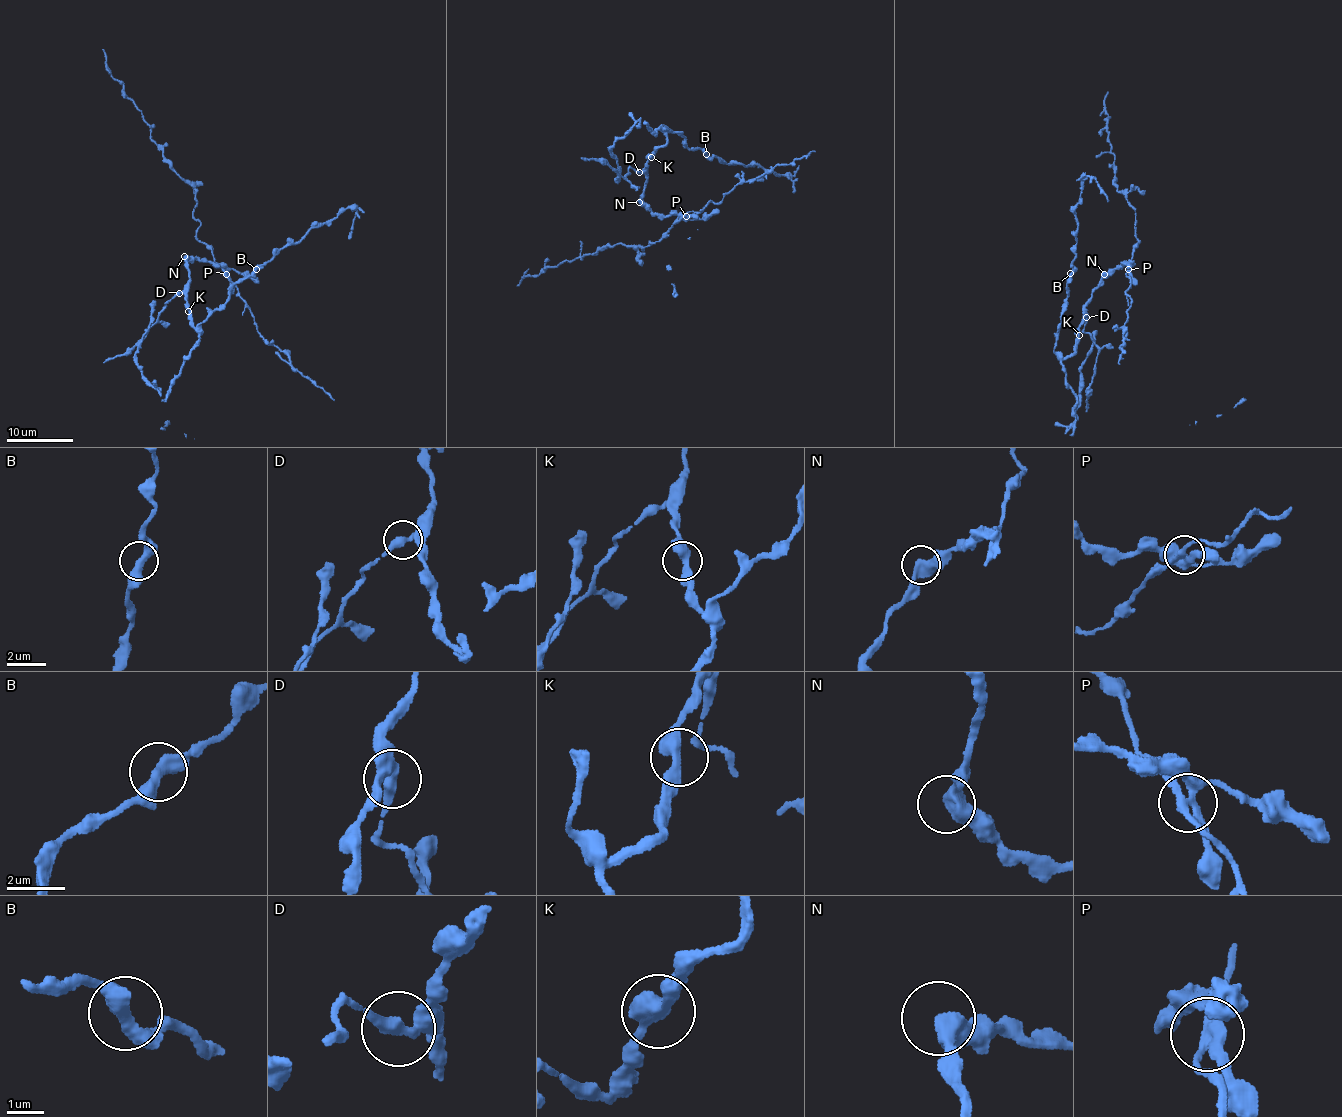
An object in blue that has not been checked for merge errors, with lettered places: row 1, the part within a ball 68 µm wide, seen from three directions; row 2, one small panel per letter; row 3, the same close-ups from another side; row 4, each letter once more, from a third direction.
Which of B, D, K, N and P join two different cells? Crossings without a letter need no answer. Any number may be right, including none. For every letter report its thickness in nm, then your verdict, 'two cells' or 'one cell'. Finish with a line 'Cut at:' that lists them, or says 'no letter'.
B: 400 nm thick; one cell
D: 360 nm thick; two cells
K: 420 nm thick; one cell
N: 480 nm thick; one cell
P: 280 nm thick; two cells
Cut at: D, P

